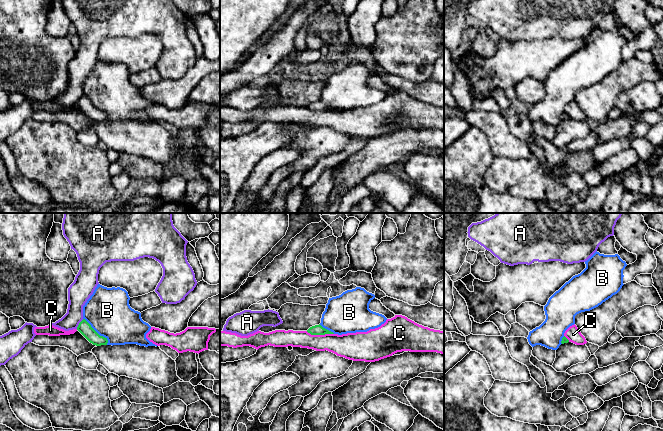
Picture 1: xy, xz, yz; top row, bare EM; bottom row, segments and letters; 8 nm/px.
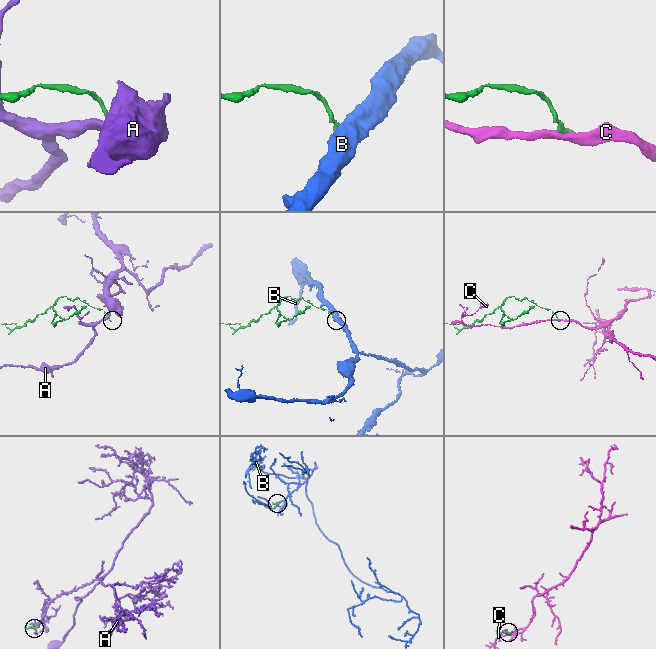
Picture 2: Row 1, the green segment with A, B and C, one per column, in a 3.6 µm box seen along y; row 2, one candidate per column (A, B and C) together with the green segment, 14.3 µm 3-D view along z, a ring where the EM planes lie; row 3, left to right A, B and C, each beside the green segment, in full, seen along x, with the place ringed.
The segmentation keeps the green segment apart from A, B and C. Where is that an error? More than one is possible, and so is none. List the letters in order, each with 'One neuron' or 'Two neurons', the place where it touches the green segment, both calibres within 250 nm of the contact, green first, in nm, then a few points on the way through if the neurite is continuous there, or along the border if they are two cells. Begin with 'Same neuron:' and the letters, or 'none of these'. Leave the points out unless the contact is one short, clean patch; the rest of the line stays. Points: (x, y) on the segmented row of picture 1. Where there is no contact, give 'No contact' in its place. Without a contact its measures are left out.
Same neuron: none of these
A: Two neurons. Touches green at xy (79, 324). Thickness 100 nm (green) against 180 nm. Boundary: xy (83, 319), (76, 328)
B: Two neurons. Touches green at xy (96, 332). Thickness 100 nm (green) against 360 nm. Boundary: xy (83, 318), (107, 340), (107, 344)
C: Two neurons. Touches green at xz (320, 334). Thickness 80 nm (green) against 200 nm. Boundary: xz (306, 331), (311, 334), (333, 334)

